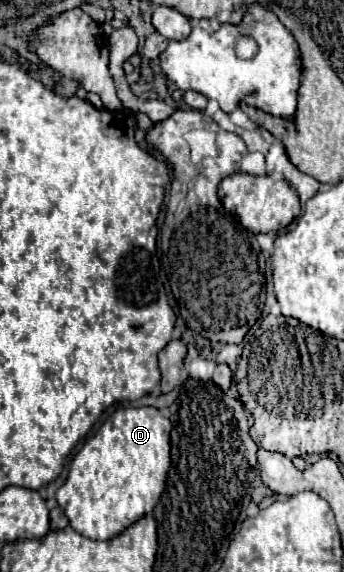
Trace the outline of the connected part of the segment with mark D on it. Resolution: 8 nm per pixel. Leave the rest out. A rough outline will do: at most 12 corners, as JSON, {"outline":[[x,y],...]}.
{"outline":[[124,407],[56,491],[74,531],[112,539],[154,509],[170,421]]}

